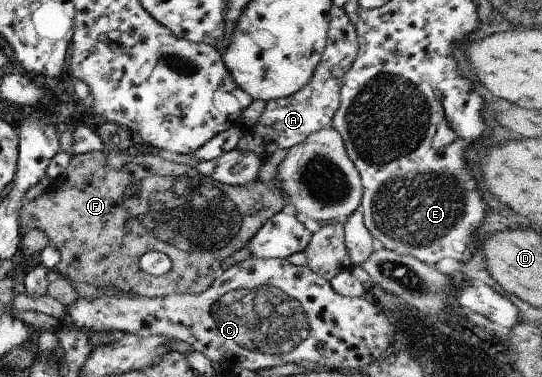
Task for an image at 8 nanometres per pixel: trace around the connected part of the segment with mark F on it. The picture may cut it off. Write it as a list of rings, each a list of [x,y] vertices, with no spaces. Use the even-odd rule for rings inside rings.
[[[95,150],[86,154],[73,156],[64,176],[54,182],[52,181],[50,187],[41,196],[27,201],[22,208],[22,212],[19,212],[19,225],[22,224],[25,232],[28,232],[31,228],[41,228],[47,234],[48,240],[57,248],[60,255],[59,264],[55,266],[55,270],[71,282],[91,284],[97,287],[97,289],[111,286],[111,288],[128,291],[132,294],[135,293],[145,298],[159,298],[169,294],[182,293],[200,294],[213,284],[215,278],[221,276],[221,262],[225,258],[246,247],[247,242],[253,238],[255,232],[258,232],[263,224],[267,223],[267,220],[286,210],[285,195],[272,182],[259,182],[256,180],[245,185],[227,185],[212,180],[209,176],[204,176],[189,165],[176,164],[175,162],[165,161],[153,154],[141,154],[139,152],[135,153],[135,158],[123,170],[115,170],[115,168],[107,167],[107,153],[107,151],[101,152]],[[151,250],[163,252],[171,258],[172,268],[168,275],[146,275],[141,270],[141,256]]]

